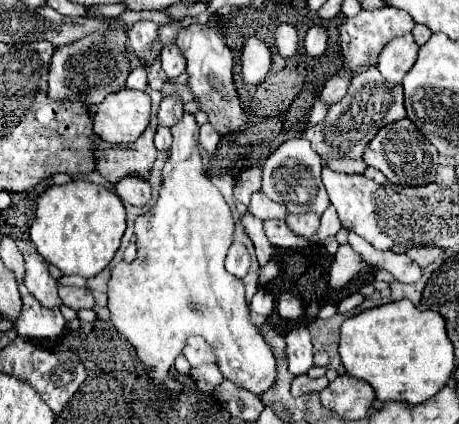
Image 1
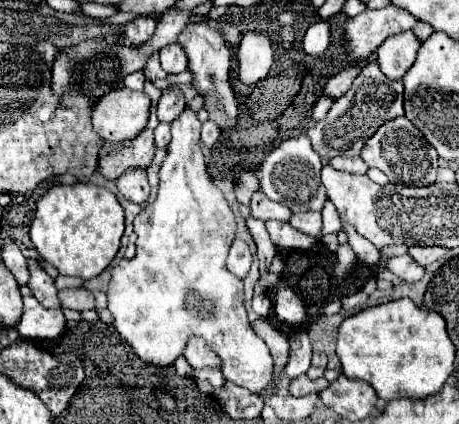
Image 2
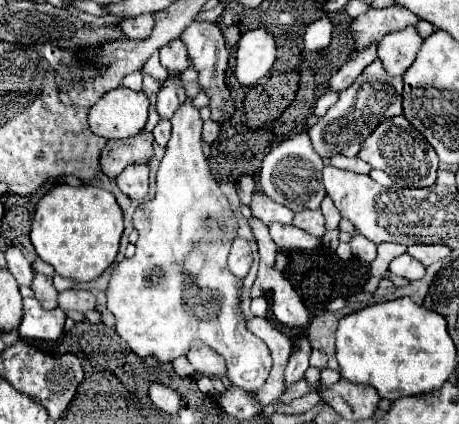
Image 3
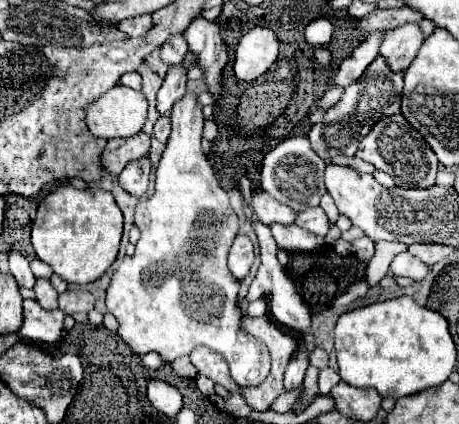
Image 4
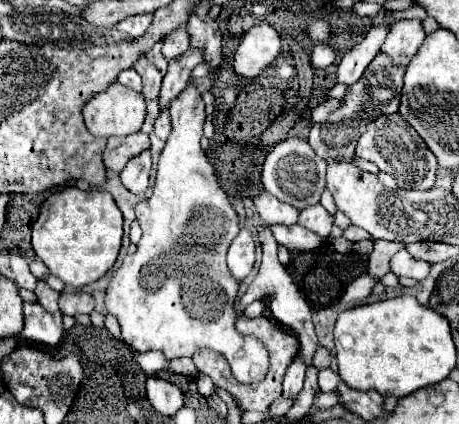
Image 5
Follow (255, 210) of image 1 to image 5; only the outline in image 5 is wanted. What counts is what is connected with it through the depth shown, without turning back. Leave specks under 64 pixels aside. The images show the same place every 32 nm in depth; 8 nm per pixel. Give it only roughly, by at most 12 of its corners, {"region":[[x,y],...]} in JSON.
{"region":[[268,192],[254,198],[266,224],[296,224],[300,210]]}

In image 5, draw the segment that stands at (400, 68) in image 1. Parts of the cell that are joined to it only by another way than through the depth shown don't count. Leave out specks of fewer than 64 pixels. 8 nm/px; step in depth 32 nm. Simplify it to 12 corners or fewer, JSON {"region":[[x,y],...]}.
{"region":[[420,20],[390,28],[382,52],[406,66],[424,42]]}

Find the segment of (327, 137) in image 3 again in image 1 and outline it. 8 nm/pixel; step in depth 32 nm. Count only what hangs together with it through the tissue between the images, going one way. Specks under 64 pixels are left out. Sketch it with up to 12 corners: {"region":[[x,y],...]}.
{"region":[[372,66],[306,138],[322,160],[360,158],[406,116],[402,84]]}

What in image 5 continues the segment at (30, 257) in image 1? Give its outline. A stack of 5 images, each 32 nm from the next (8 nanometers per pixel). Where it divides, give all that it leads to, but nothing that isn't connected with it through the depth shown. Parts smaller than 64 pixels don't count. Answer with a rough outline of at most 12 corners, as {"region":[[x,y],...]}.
{"region":[[40,280],[34,292],[46,312],[58,312],[56,290]]}

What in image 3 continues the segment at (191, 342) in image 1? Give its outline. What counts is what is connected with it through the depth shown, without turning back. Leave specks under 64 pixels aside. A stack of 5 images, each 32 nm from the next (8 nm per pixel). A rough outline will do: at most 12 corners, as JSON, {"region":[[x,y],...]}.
{"region":[[192,343],[188,360],[200,374],[220,378],[226,388],[224,359],[204,343]]}

